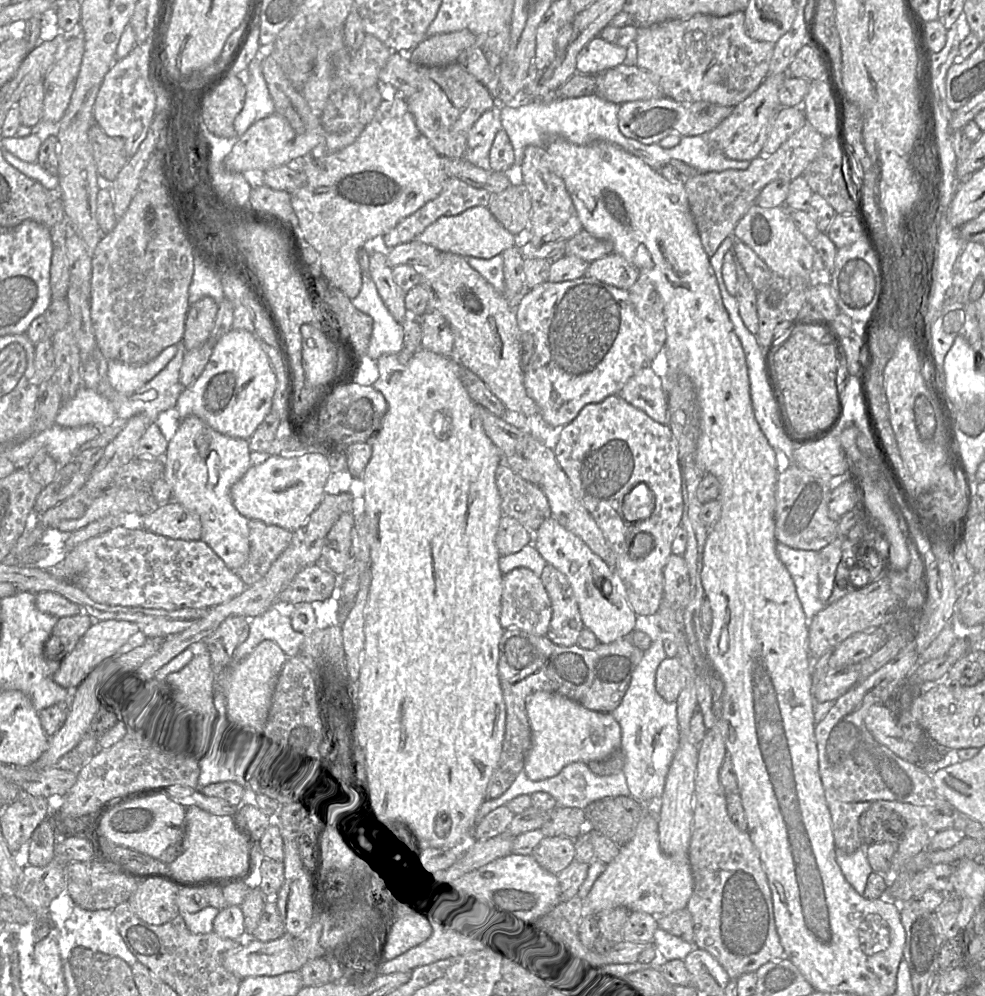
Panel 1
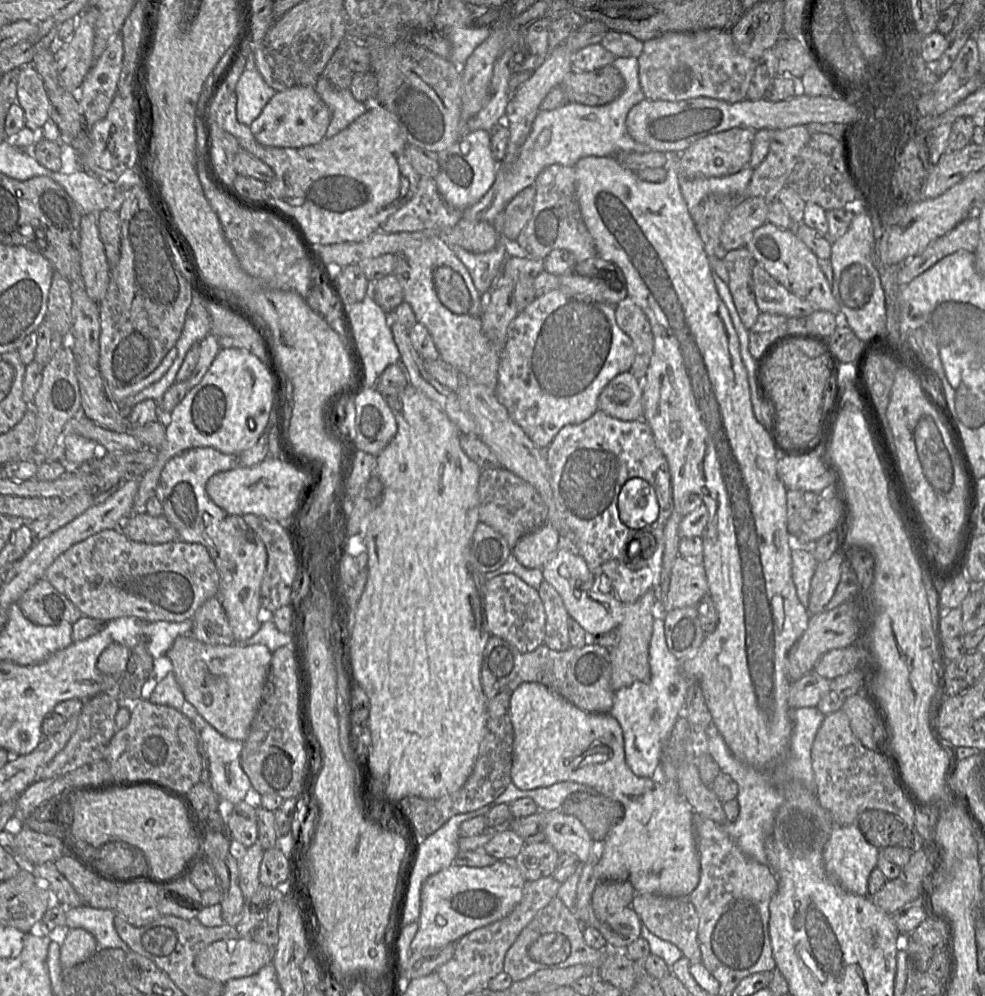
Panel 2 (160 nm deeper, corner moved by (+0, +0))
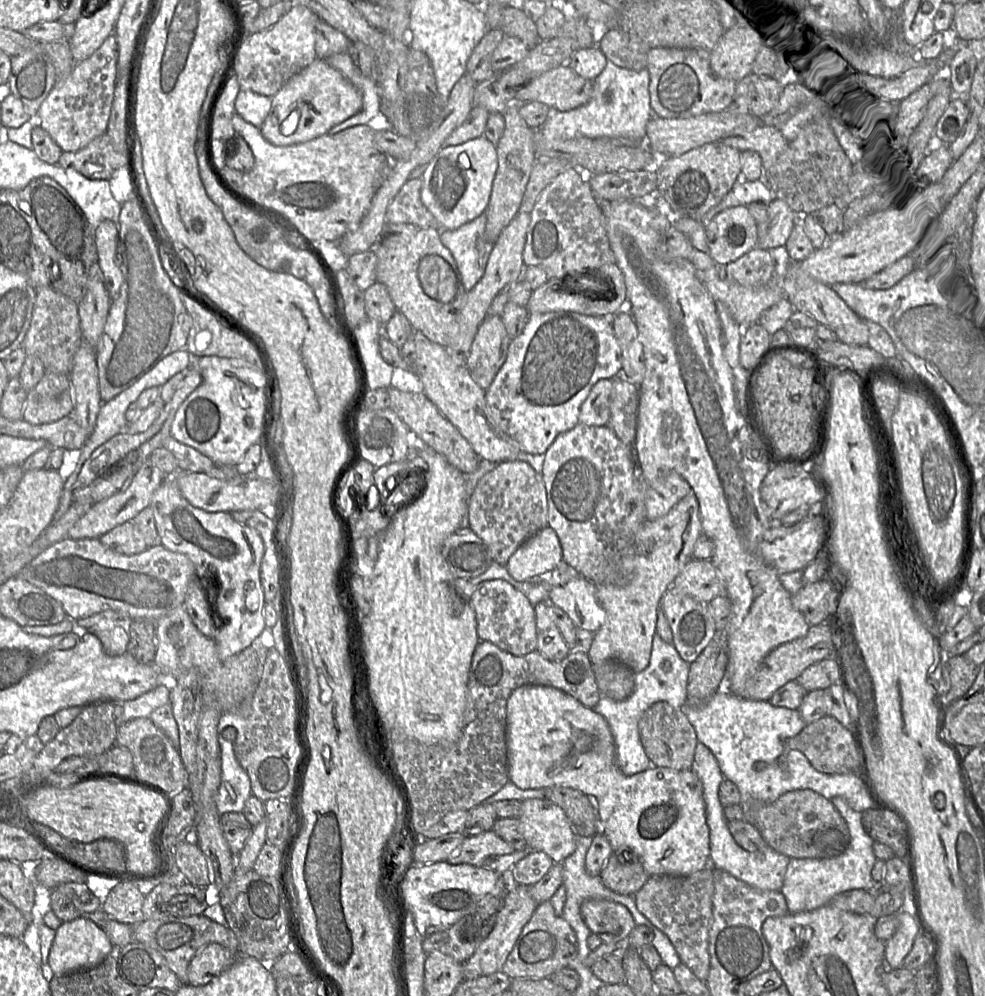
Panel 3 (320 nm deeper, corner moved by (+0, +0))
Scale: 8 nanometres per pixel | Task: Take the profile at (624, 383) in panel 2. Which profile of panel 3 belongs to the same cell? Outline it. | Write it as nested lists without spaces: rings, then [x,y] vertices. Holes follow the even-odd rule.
[[[601,379],[592,387],[581,406],[578,424],[589,426],[608,425],[612,388],[612,379]]]

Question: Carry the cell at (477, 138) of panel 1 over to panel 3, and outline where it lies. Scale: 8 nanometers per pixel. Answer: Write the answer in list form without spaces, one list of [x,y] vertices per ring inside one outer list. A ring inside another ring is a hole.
[[[484,135],[459,145],[442,147],[425,165],[421,201],[436,218],[441,230],[457,229],[485,212],[497,167],[496,146]]]

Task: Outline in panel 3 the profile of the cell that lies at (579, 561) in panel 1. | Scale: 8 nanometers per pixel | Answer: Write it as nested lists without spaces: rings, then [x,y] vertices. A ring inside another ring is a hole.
[[[578,575],[563,586],[549,587],[548,602],[567,613],[576,627],[595,634],[606,620],[595,588],[595,584]]]

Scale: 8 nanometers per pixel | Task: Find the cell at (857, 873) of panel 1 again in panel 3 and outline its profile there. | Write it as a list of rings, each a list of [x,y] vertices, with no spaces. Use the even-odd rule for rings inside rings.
[[[834,797],[830,801],[847,823],[850,832],[850,844],[846,851],[838,857],[790,859],[781,888],[789,913],[812,911],[830,903],[833,897],[840,893],[851,890],[870,891],[878,885],[871,876],[877,860],[873,852],[874,841],[863,829],[862,812],[853,810],[842,797]]]

